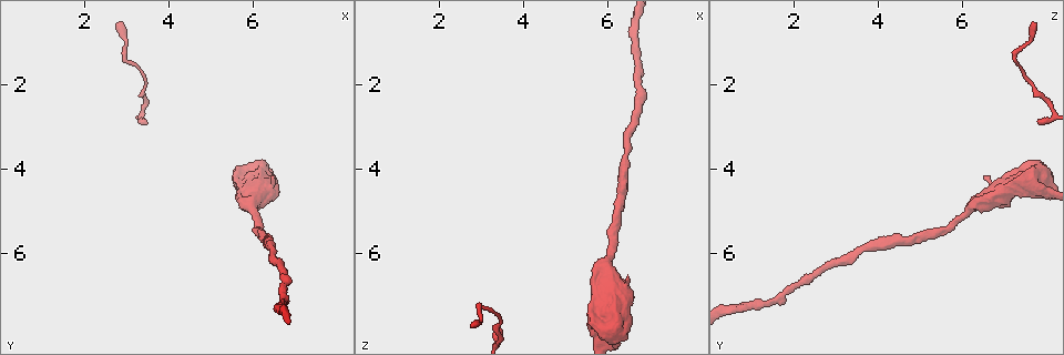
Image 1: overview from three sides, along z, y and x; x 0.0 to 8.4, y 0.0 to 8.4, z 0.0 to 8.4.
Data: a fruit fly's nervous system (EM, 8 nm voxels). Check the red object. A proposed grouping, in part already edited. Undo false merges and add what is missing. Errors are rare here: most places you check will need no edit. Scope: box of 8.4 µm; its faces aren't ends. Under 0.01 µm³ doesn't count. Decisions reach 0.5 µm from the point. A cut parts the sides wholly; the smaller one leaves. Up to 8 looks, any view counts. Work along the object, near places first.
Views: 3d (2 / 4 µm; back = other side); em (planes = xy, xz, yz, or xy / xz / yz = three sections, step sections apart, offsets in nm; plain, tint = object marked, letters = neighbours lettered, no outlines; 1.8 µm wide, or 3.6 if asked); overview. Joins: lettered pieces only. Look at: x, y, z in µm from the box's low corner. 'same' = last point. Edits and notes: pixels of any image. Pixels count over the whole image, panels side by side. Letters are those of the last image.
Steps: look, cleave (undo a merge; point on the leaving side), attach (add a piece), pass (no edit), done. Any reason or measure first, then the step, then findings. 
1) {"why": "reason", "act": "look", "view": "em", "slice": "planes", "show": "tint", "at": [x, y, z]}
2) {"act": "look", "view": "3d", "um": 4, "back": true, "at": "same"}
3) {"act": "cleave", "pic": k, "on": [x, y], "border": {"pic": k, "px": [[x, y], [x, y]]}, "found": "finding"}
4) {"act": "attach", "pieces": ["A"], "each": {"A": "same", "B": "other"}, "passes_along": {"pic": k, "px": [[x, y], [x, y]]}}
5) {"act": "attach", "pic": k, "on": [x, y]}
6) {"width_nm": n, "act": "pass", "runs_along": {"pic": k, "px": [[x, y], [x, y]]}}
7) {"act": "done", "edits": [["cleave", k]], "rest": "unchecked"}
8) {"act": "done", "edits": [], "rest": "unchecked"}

{"why": "sharp bend", "act": "look", "view": "3d", "um": 2, "at": [3.00, 1.35, 7.25]}

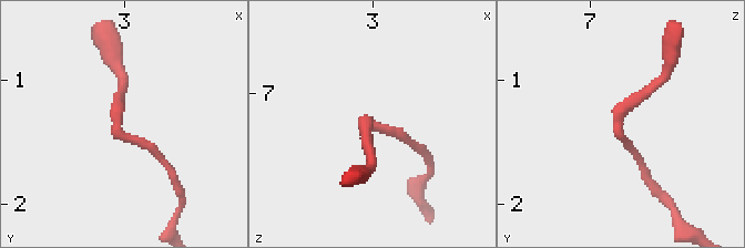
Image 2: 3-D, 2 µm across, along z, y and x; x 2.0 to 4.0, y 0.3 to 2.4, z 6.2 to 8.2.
{"act": "look", "view": "em", "slice": "planes", "show": "letters", "at": [2.94, 1.38, 7.22]}

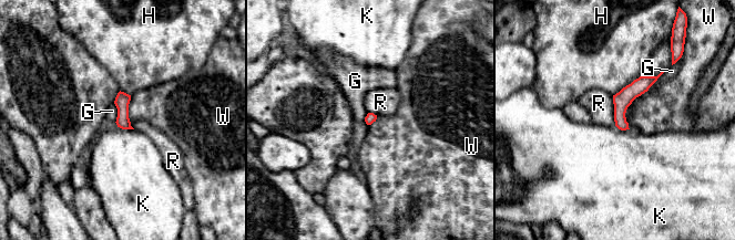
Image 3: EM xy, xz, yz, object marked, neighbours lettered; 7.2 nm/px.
{"act": "pass", "each": {"G": "other", "H": "other", "K": "other", "R": "other", "W": "other"}, "border": {"pic": 3, "px": [[612, 96], [613, 121], [615, 124]]}, "found": "one cell here"}

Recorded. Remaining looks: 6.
{"why": "tapers out", "act": "look", "view": "em", "slice": "planes", "show": "letters", "at": [3.50, 2.95, 7.85]}

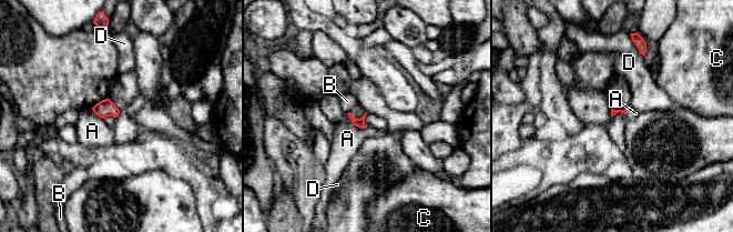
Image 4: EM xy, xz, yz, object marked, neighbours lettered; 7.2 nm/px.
{"act": "pass", "each": {"A": "other", "B": "other", "C": "other", "D": "other"}, "border": {"pic": 4, "px": [[346, 113], [356, 125], [365, 129]]}, "found": "no lettered piece goes on from it"}

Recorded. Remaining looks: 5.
{"why": "thick end", "act": "look", "view": "em", "slice": "xz", "step": 4, "show": "plain", "at": [6.50, 4.20, 6.55]}

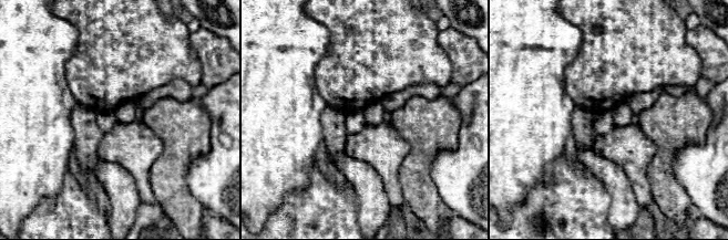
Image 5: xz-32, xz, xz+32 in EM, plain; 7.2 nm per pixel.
{"act": "look", "view": "em", "slice": "xz", "step": 4, "show": "letters", "at": "same"}

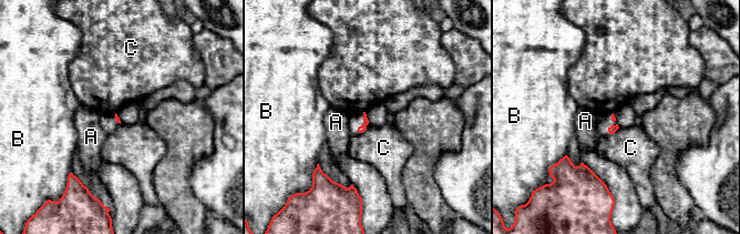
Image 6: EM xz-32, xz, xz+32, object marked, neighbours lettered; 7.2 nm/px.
{"act": "pass", "each": {"A": "other", "B": "other", "C": "other"}, "border": {"pic": 6, "px": [[619, 128], [610, 134]]}, "found": "no lettered piece goes on from it"}

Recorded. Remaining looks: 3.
{"act": "done", "edits": [], "rest": "unchecked"}

